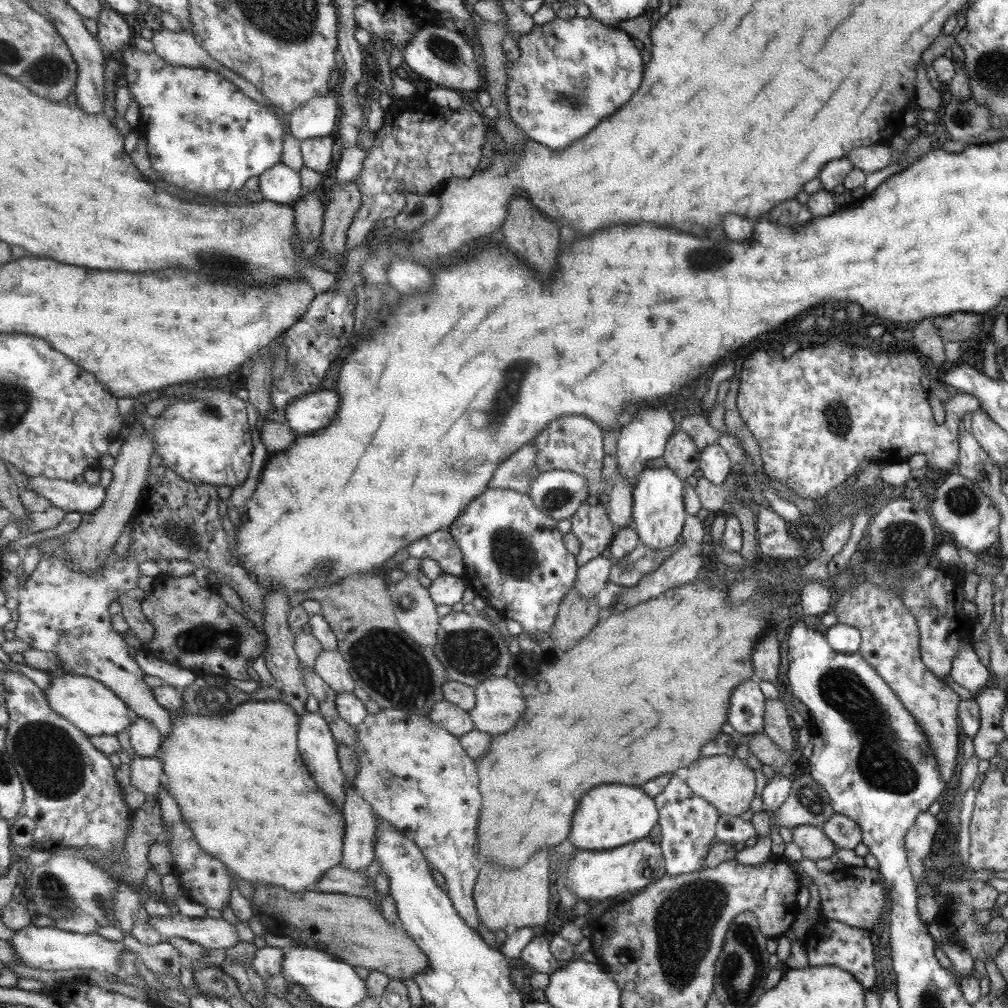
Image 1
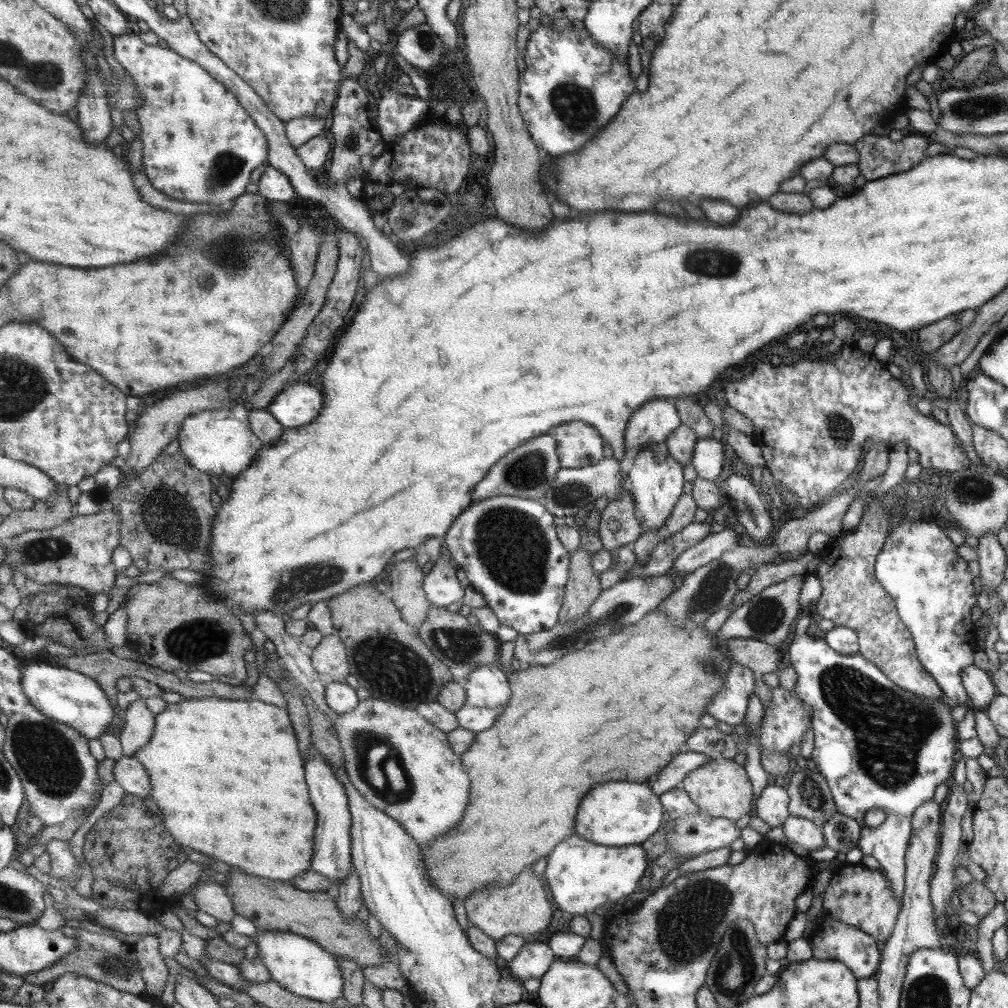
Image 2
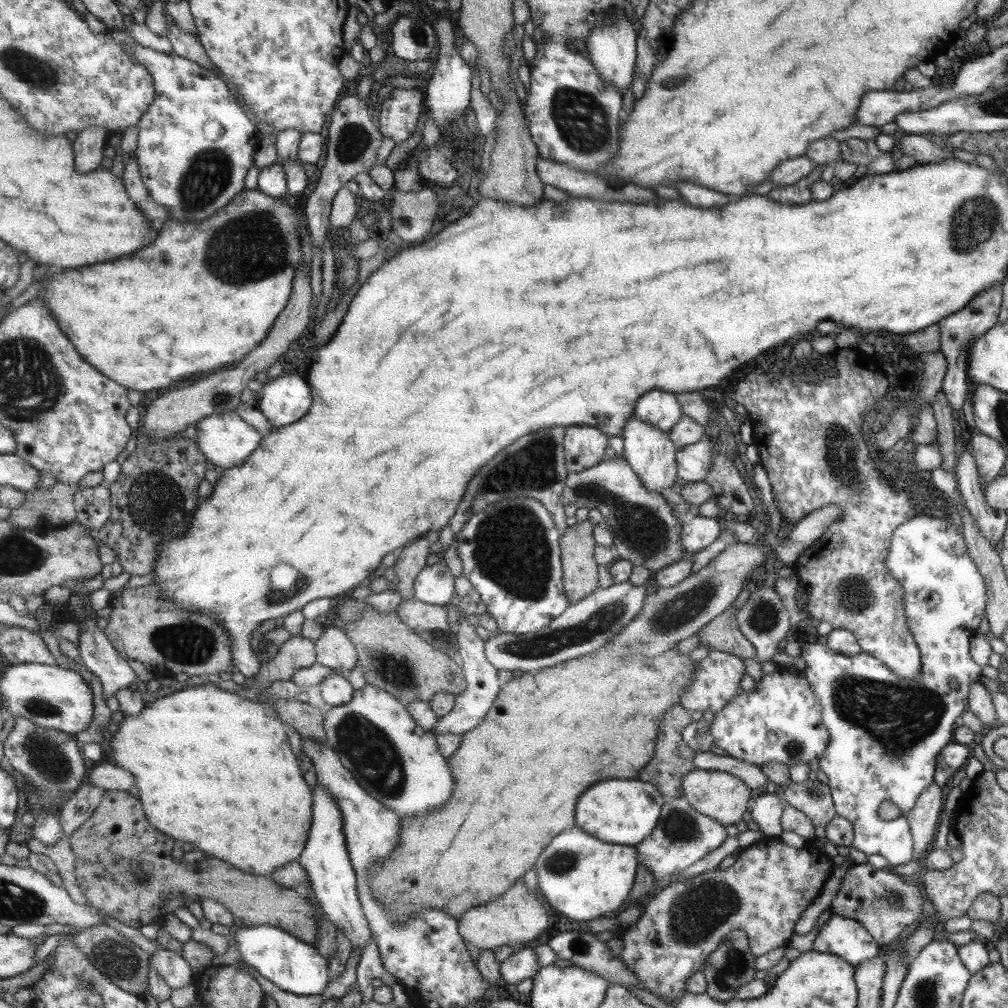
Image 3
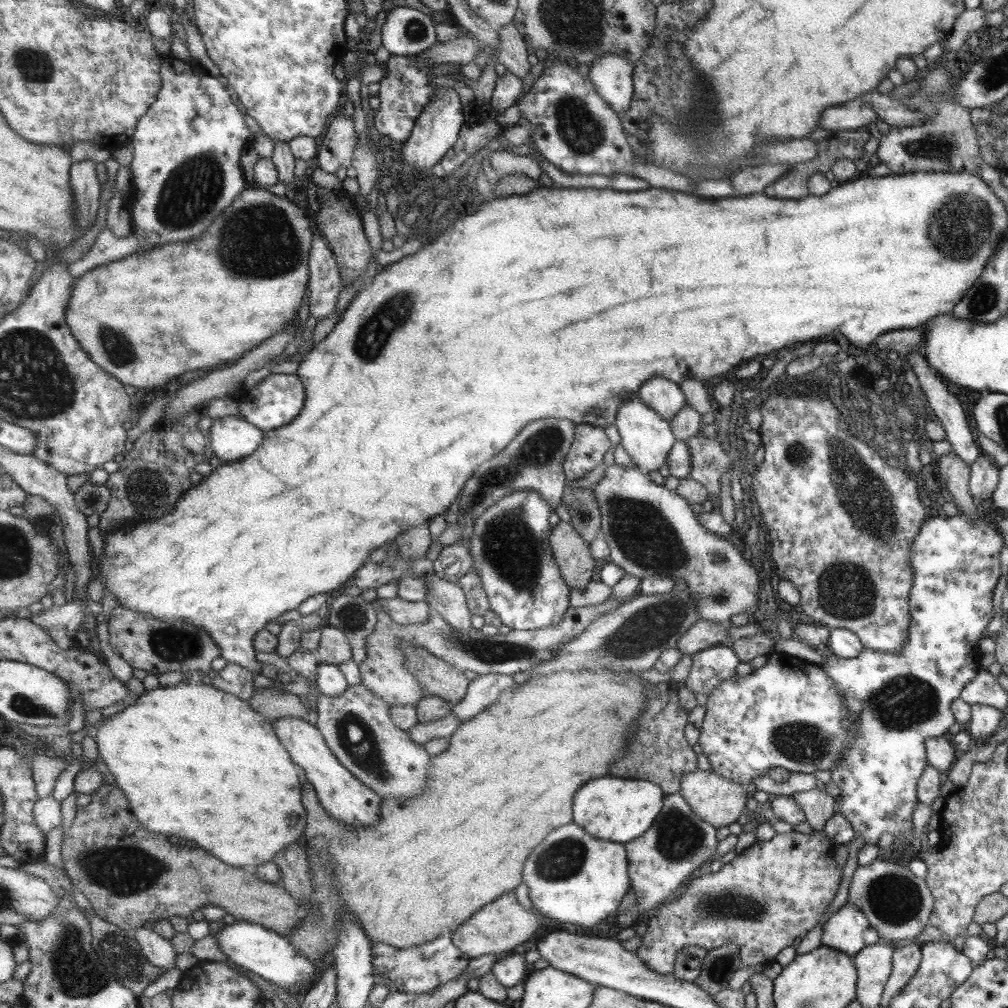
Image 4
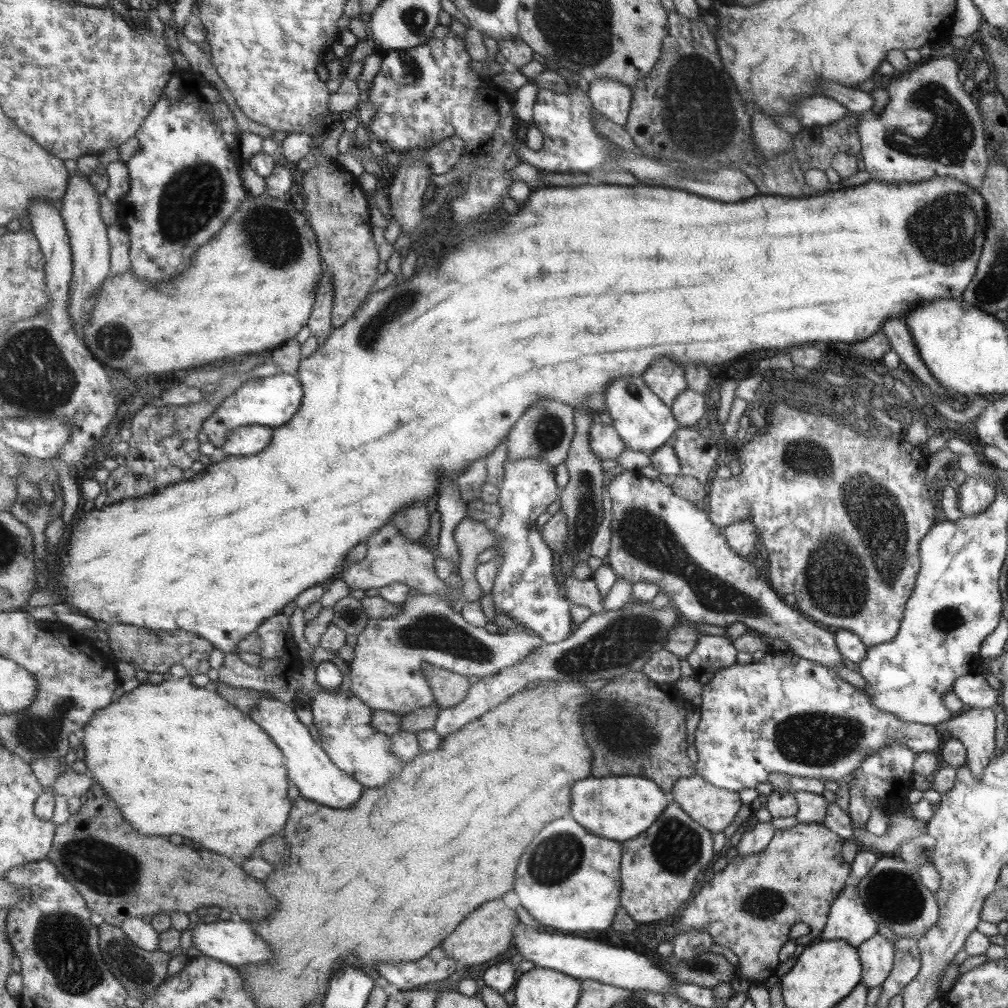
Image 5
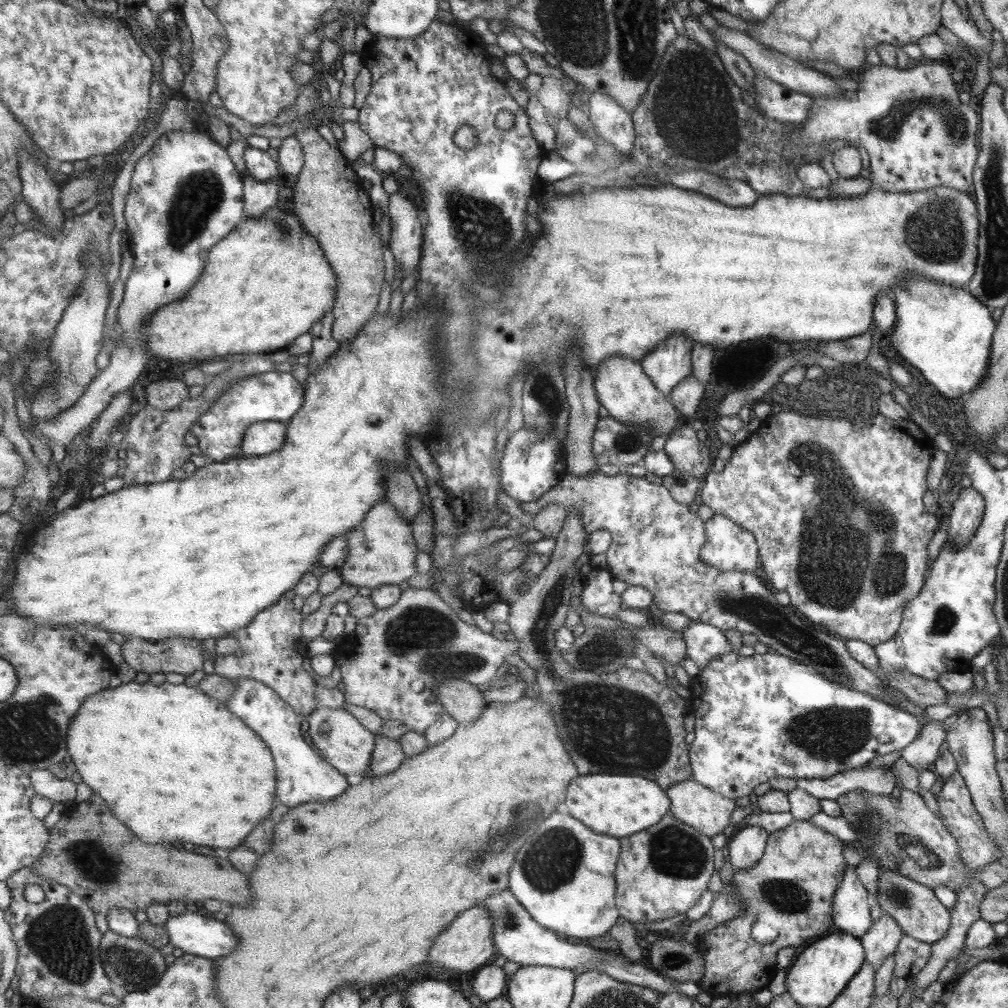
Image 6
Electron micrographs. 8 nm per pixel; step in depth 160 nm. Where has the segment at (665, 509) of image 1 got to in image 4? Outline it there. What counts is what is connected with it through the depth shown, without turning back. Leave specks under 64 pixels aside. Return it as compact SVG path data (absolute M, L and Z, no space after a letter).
M631 393L619 406L614 424L621 437L621 448L631 457L634 466L645 474L665 464L666 456L677 442L670 423L663 420L655 409L649 408L637 393Z

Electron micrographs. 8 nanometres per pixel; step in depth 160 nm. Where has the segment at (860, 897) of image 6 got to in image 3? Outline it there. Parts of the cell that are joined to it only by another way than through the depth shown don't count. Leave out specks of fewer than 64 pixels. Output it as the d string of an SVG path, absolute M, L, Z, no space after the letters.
M837 915L823 924L812 943L813 951L842 957L850 965L874 958L879 947L859 922Z

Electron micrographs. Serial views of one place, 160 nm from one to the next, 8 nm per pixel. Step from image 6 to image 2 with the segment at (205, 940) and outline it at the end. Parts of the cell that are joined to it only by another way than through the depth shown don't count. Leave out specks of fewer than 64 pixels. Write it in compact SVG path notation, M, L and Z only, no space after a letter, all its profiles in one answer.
M259 931L252 940L256 942L257 956L269 969L271 978L289 992L326 1003L343 997L345 980L339 968L343 961L322 945L291 931Z

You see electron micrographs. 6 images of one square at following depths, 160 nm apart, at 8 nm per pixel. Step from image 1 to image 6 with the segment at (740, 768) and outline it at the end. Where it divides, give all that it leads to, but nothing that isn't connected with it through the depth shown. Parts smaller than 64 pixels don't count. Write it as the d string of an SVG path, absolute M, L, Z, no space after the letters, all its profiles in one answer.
M693 779L673 784L665 792L666 796L670 798L669 812L671 812L671 815L676 820L682 821L683 824L690 825L691 828L698 830L703 836L712 837L715 834L721 834L721 830L724 830L725 826L729 824L729 814L735 810L734 800L703 787Z

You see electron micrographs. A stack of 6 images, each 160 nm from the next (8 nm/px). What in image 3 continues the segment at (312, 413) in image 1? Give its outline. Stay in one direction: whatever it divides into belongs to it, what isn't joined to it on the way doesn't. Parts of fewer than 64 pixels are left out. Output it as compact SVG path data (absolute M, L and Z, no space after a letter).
M296 373L268 381L259 393L257 406L269 419L270 428L274 430L297 423L314 403L308 379Z

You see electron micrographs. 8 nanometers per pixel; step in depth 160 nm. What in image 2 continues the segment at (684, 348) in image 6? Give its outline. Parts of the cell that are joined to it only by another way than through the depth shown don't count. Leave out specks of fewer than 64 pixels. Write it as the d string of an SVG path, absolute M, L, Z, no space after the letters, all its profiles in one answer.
M658 398L642 404L626 424L626 442L639 452L647 444L661 444L675 428L681 426L681 418L669 399Z

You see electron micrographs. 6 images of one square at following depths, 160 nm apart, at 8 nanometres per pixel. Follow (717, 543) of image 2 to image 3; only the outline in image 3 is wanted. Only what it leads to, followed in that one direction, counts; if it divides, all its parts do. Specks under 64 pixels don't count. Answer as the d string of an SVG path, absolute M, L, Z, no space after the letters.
M615 456L602 460L599 464L582 470L581 472L568 473L565 479L564 489L561 491L562 503L573 504L575 508L595 507L600 512L602 521L610 528L612 534L612 549L616 557L628 560L634 566L644 566L653 571L651 578L655 581L657 589L660 587L671 587L681 583L683 578L690 573L693 562L693 554L686 554L681 542L681 524L677 524L675 512L672 506L654 490L645 488L638 475L633 471L628 462L622 456Z

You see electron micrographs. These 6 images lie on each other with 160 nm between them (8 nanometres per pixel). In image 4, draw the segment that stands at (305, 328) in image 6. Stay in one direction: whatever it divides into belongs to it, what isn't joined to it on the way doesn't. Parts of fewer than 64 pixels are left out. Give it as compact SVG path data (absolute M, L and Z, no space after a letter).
M261 186L249 187L238 196L229 208L226 208L226 211L215 220L202 236L181 242L168 242L147 252L138 251L111 264L90 270L76 279L73 297L71 297L66 313L67 324L70 325L75 338L82 347L88 353L91 352L91 359L95 364L106 369L111 376L122 381L124 385L128 384L136 388L163 386L169 380L177 379L185 372L191 372L191 368L203 370L209 364L209 368L213 370L227 360L238 360L239 362L239 358L243 359L246 352L273 339L277 333L285 331L285 327L297 319L297 314L303 306L303 298L305 298L310 286L310 256L314 235L309 218L305 216L305 212L299 206L295 206L290 197L277 196L275 193L269 192L269 188Z

